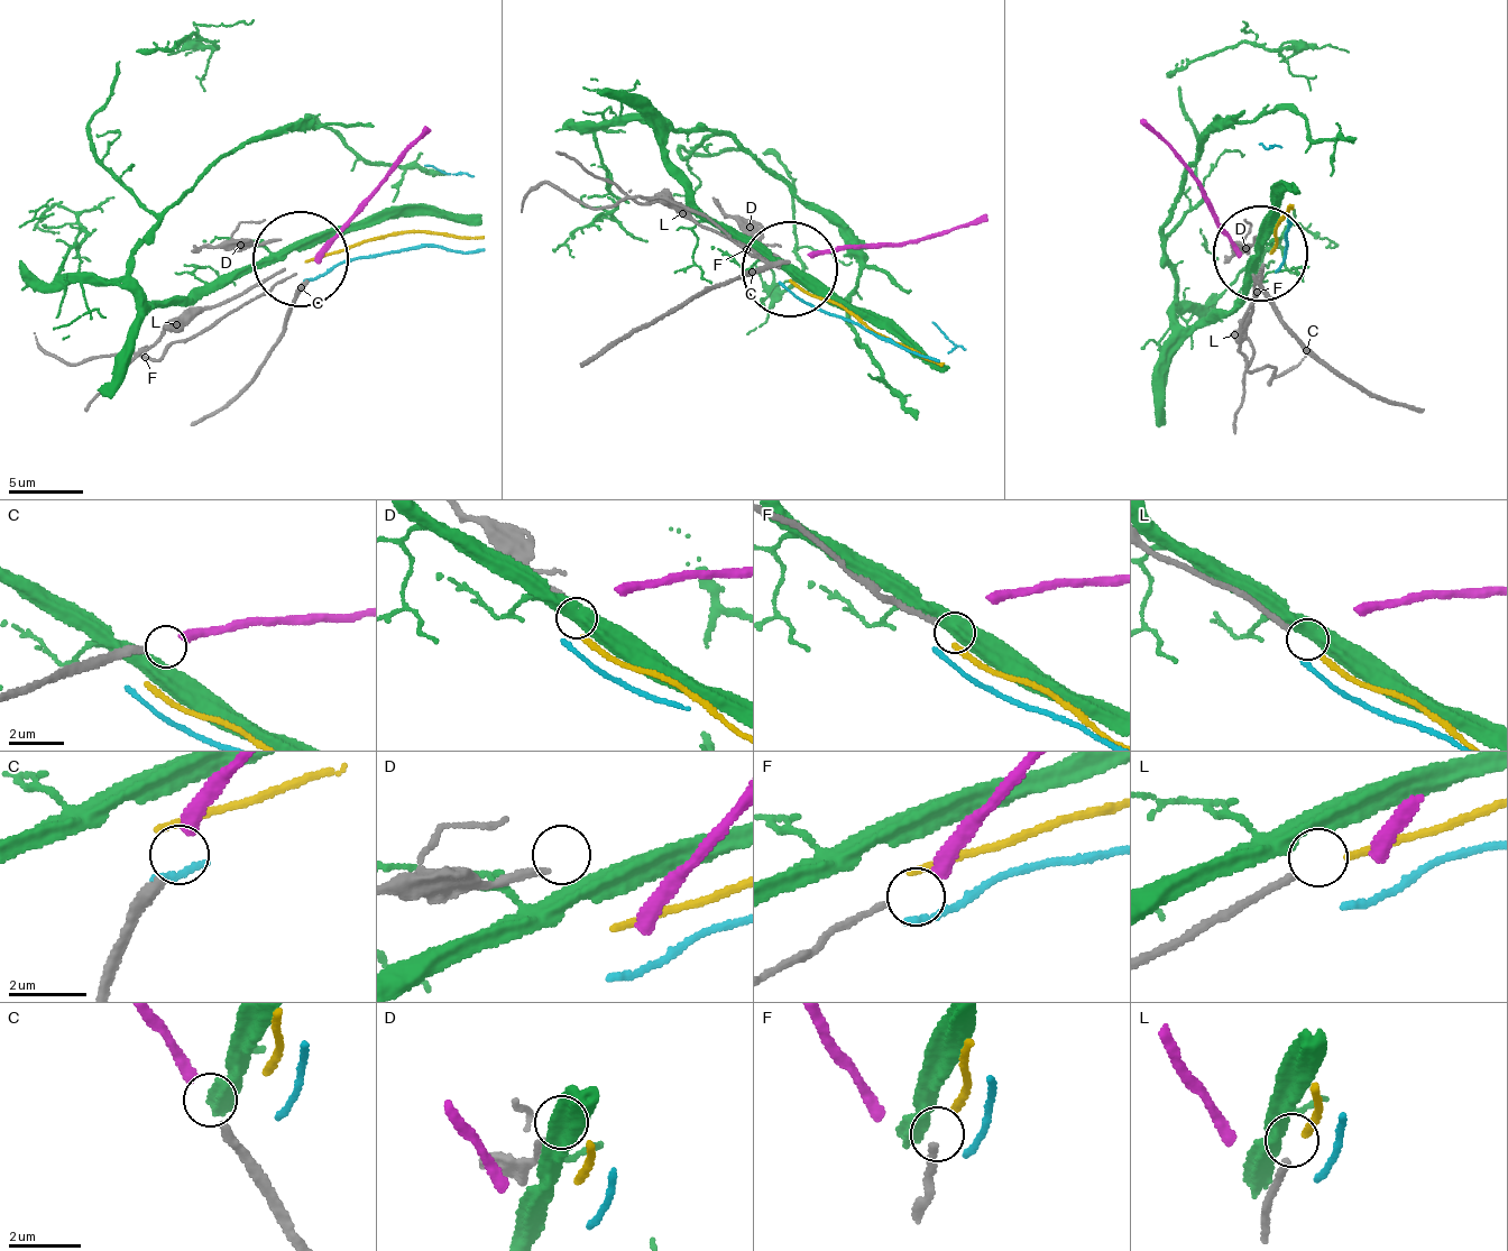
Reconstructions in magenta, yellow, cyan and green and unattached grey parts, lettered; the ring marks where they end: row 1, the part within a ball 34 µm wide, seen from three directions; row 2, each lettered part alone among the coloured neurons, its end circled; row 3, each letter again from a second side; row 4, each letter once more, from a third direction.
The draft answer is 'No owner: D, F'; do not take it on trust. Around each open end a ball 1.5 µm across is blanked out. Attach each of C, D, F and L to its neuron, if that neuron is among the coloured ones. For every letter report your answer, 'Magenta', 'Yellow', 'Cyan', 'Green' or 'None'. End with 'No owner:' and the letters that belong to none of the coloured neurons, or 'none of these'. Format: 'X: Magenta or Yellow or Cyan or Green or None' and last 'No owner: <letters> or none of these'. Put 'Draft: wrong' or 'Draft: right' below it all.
C: Magenta
D: None
F: None
L: Yellow
No owner: D, F
Draft: right

